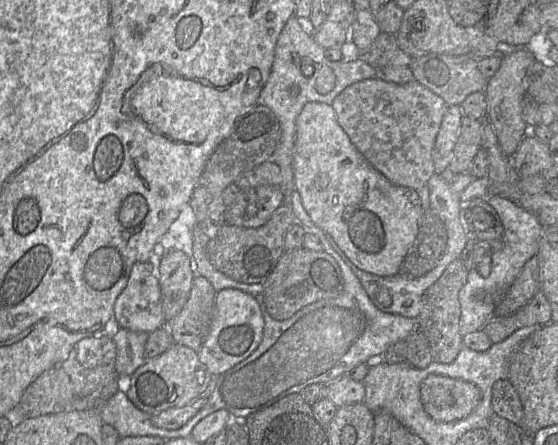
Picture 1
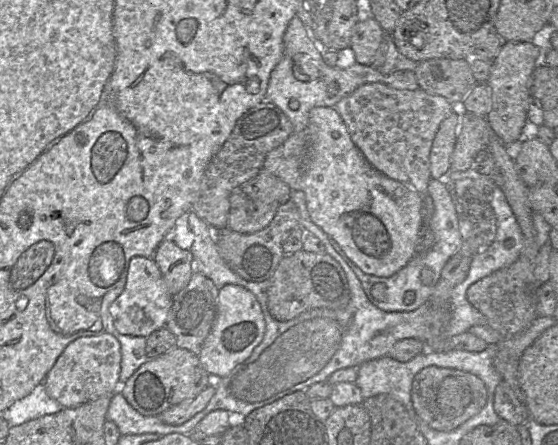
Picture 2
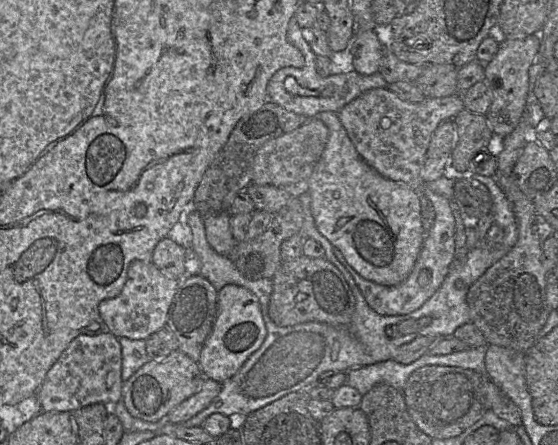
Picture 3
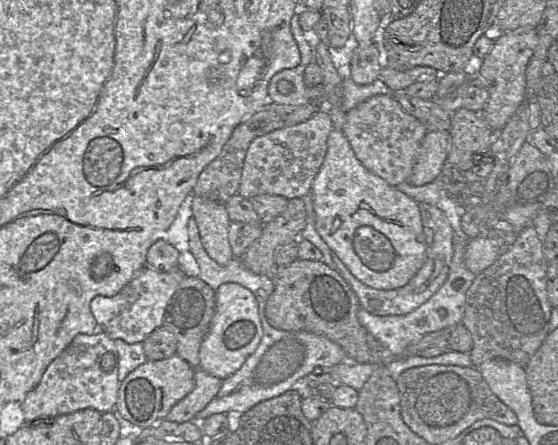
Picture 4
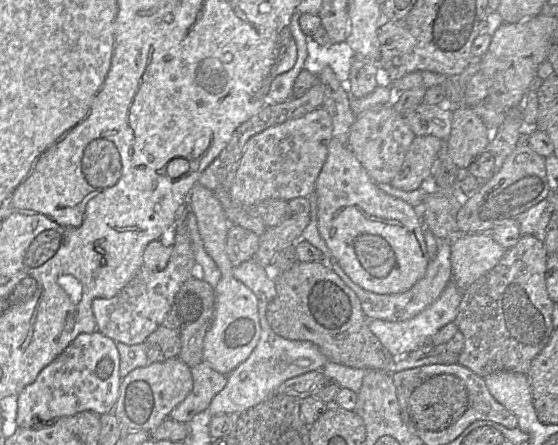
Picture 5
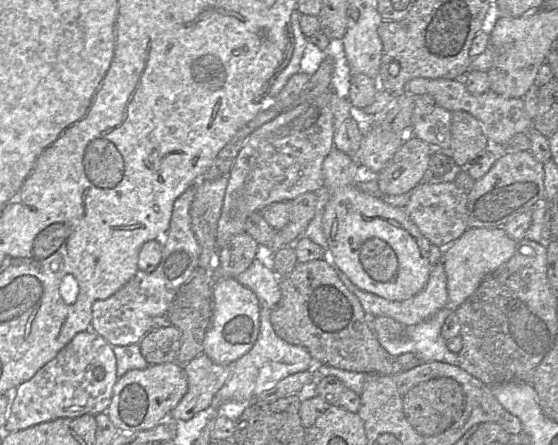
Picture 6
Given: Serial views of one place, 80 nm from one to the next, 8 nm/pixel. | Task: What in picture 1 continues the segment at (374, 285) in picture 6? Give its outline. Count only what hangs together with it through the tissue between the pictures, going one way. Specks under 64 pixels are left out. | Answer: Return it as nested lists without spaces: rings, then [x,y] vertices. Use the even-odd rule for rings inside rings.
[[[309,102],[298,115],[296,120],[296,143],[293,154],[293,172],[295,175],[295,189],[300,193],[303,207],[313,223],[322,229],[324,233],[328,233],[359,269],[381,277],[391,277],[399,272],[401,264],[418,233],[419,219],[423,211],[418,193],[412,188],[394,185],[363,157],[338,123],[336,112],[331,104]]]

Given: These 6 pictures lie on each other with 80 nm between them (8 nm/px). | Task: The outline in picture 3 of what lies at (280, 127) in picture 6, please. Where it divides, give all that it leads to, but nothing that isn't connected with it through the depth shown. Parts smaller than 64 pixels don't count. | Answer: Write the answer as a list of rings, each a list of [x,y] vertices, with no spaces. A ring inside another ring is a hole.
[[[318,118],[309,120],[295,130],[265,142],[253,160],[251,183],[272,185],[298,197],[308,191],[309,179],[328,140],[329,130]]]

